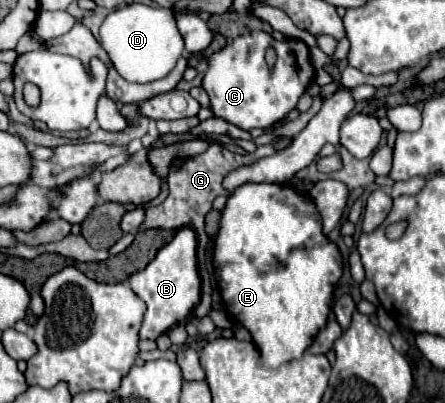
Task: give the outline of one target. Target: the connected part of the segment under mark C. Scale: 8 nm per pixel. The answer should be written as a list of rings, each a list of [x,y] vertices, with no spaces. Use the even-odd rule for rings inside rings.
[[[255,31],[237,37],[233,43],[227,43],[209,59],[209,71],[203,77],[203,89],[211,99],[215,117],[227,119],[229,123],[249,131],[255,127],[265,129],[293,111],[311,81],[313,65],[309,61],[309,49],[303,41],[275,41],[269,33]],[[269,47],[273,47],[277,53],[277,63],[273,69],[269,69],[265,63],[265,51]]]

